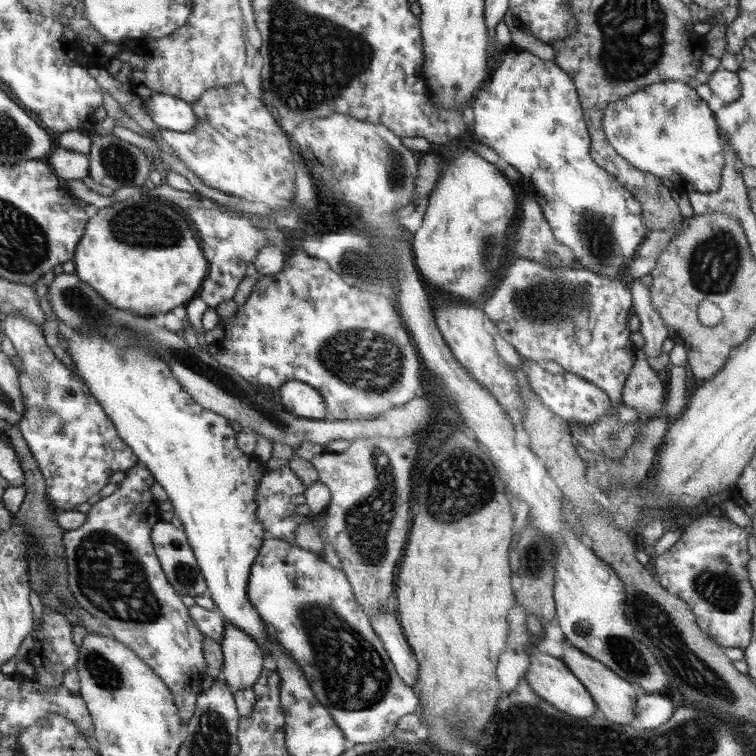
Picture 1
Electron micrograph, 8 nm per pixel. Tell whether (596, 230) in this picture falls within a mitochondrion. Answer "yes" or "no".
yes

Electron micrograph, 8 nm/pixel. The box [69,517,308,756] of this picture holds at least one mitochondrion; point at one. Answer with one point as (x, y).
(112, 579)

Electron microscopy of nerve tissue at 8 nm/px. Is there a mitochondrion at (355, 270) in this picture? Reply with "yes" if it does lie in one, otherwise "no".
yes

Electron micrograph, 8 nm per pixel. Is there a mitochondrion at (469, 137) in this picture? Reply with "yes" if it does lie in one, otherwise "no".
no

